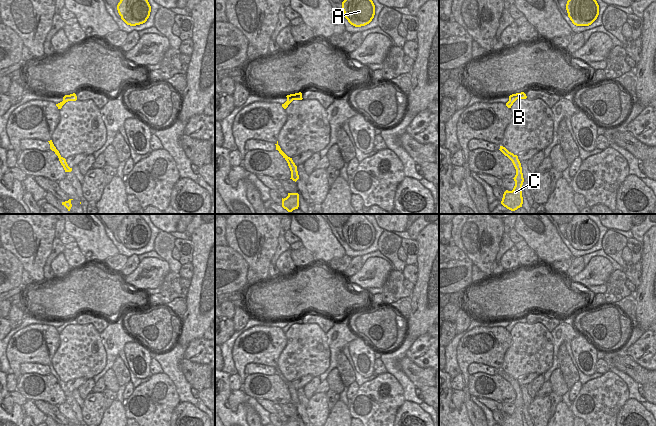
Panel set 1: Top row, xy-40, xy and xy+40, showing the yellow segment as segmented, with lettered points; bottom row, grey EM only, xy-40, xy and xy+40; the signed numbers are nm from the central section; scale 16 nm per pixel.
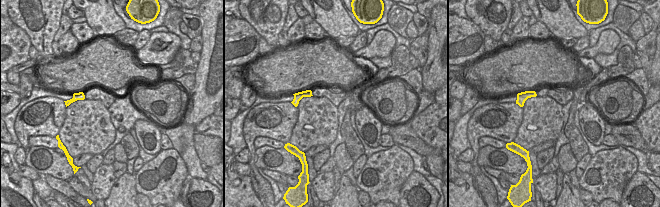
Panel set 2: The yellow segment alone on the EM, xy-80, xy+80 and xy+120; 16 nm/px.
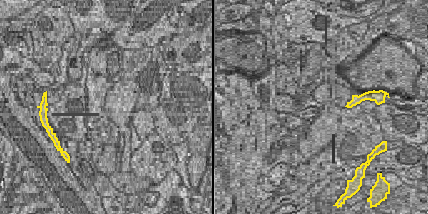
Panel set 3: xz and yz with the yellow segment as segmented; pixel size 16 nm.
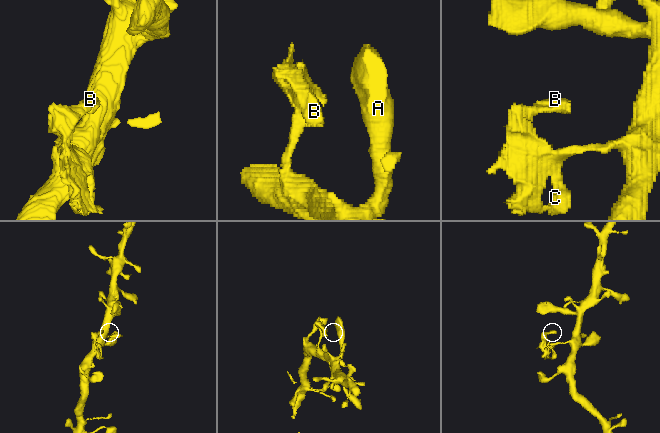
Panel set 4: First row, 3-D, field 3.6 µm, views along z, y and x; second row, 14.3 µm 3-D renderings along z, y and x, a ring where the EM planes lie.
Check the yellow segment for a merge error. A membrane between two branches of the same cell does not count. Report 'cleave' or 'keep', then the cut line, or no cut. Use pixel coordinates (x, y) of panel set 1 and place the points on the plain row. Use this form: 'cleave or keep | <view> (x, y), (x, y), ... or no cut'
cleave | xy (285, 381), (289, 391)

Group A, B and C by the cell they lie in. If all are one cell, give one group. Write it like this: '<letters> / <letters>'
A C / B

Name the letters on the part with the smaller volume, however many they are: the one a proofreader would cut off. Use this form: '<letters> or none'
B

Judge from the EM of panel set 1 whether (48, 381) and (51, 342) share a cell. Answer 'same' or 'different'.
different

